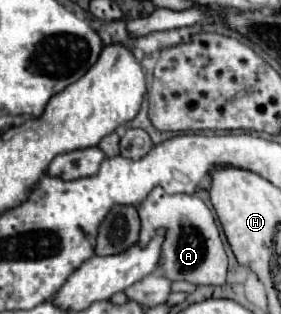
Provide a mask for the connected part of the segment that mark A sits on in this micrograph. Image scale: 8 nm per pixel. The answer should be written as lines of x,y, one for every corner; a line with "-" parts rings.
157,187
141,203
139,217
141,217
141,237
139,237
141,247
145,247
149,239
157,235
159,229
165,231
165,239
161,245
161,259
159,259
159,269
163,271
165,279
173,283
189,281
195,285
223,285
225,283
227,253
223,249
223,241
215,225
213,213
199,197
185,195
185,193
169,195
161,187

